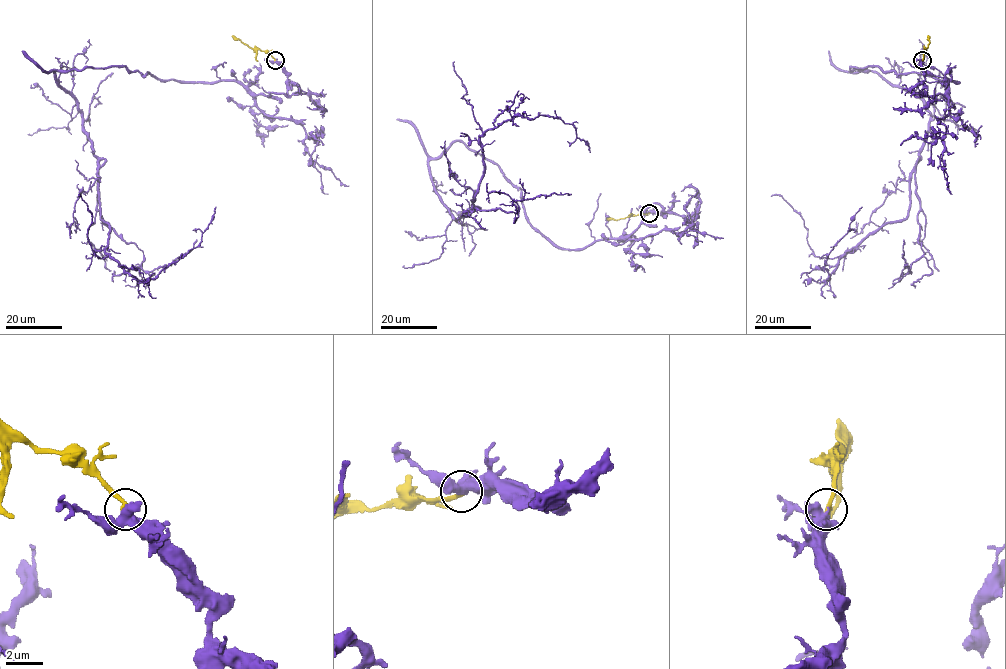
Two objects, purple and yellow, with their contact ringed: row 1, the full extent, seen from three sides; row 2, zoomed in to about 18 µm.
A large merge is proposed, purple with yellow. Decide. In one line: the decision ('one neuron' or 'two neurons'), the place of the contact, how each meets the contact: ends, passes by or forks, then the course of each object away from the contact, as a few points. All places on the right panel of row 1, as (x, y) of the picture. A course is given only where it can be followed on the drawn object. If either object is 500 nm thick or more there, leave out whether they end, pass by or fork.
one neuron; place (922, 60); purple forks; yellow ends; course purple (922, 60), (916, 96), (959, 82), (851, 68), (914, 93), (929, 131), (908, 214), (825, 281), (862, 207); course yellow (922, 60), (929, 43), (928, 36)

